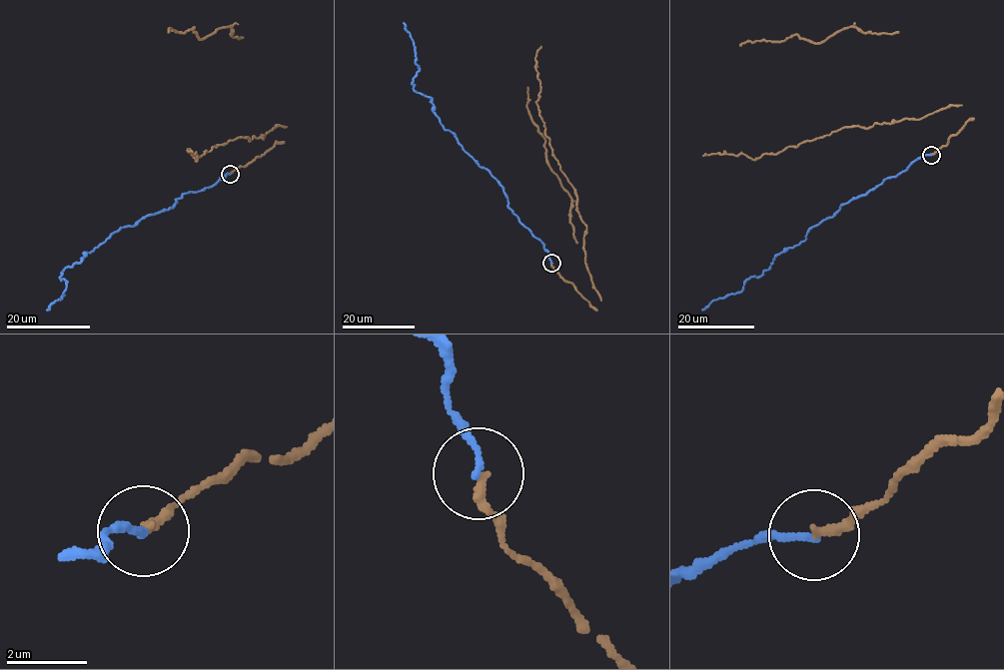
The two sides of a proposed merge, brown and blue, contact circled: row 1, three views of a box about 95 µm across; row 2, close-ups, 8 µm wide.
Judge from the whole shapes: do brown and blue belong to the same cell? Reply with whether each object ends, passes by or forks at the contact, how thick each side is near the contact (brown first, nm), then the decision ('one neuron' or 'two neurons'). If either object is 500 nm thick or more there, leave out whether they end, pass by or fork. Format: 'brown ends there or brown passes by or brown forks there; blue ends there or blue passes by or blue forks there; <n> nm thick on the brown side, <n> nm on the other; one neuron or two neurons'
brown ends there; blue ends there; 220 nm thick on the brown side, 180 nm on the other; one neuron

